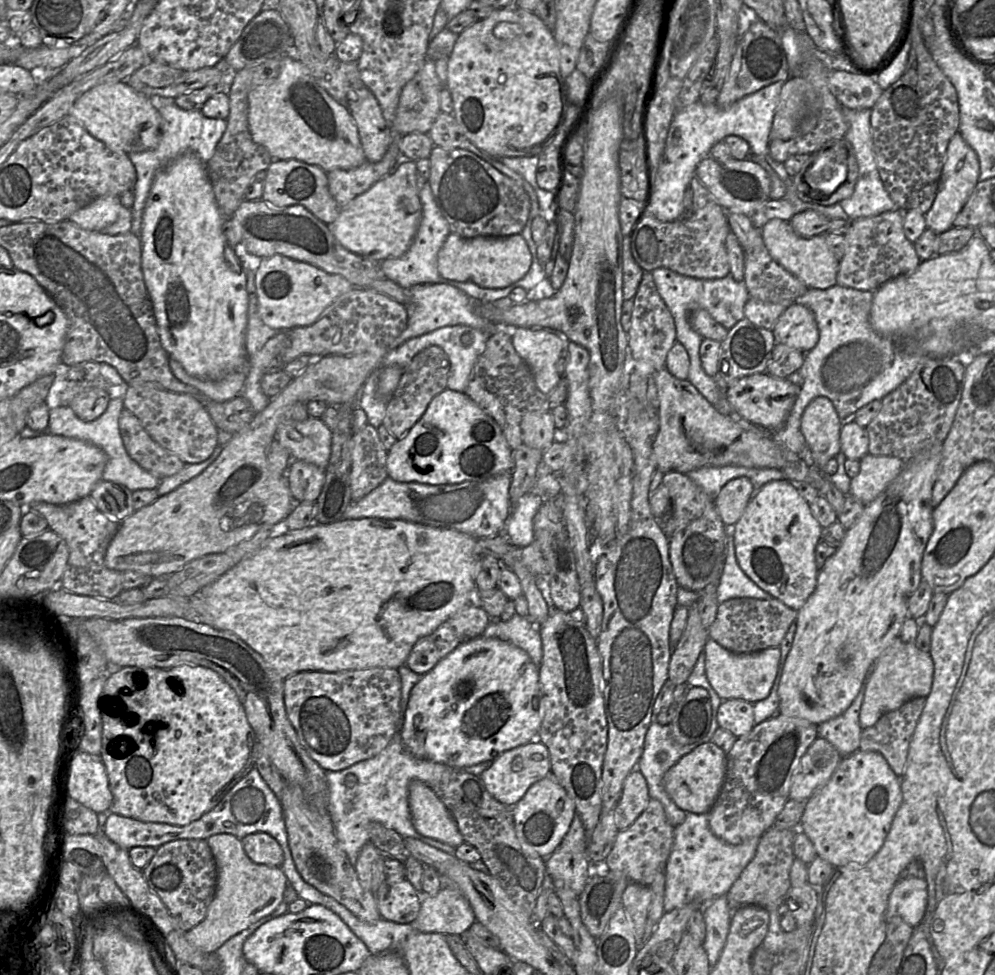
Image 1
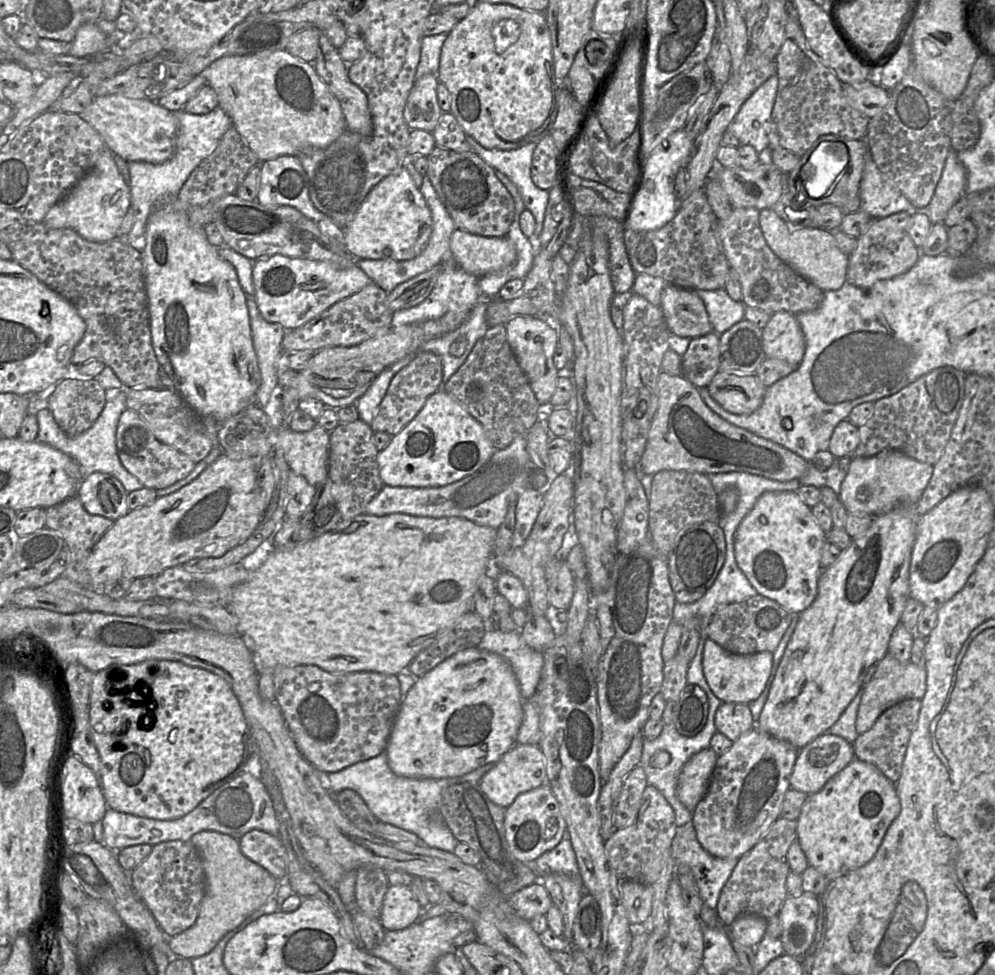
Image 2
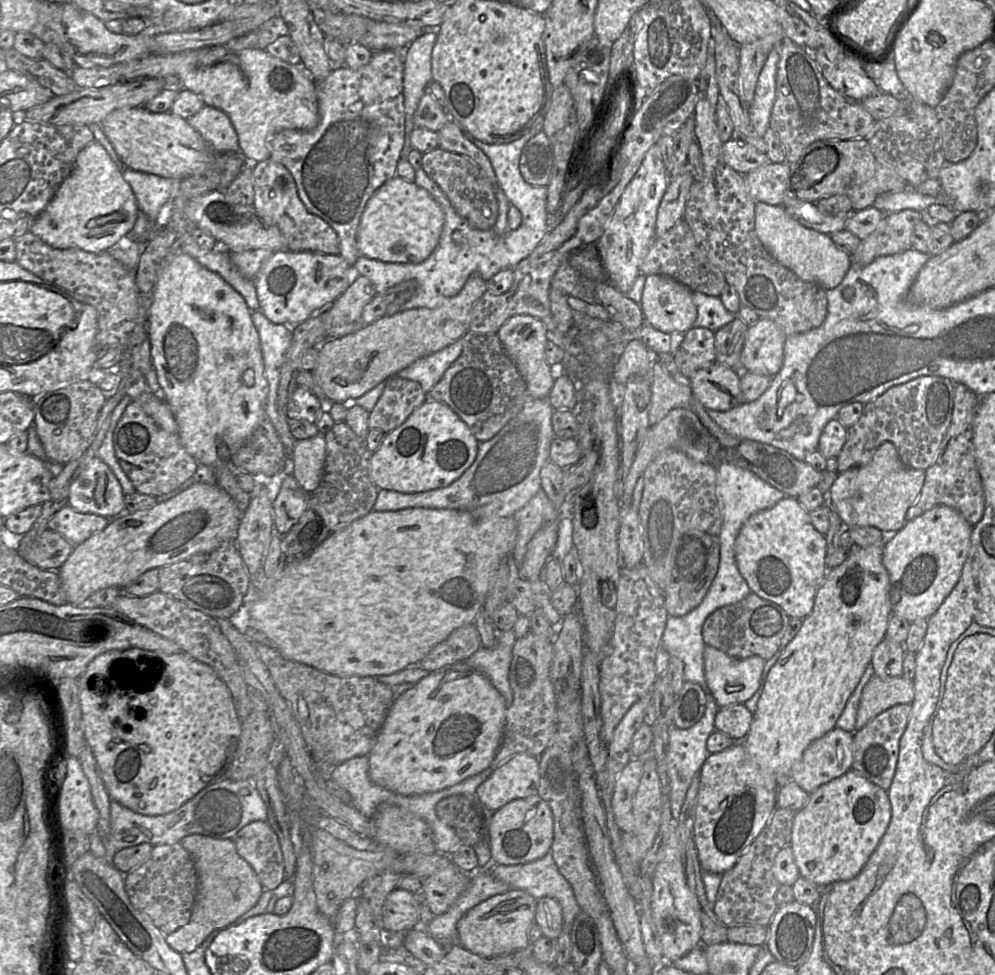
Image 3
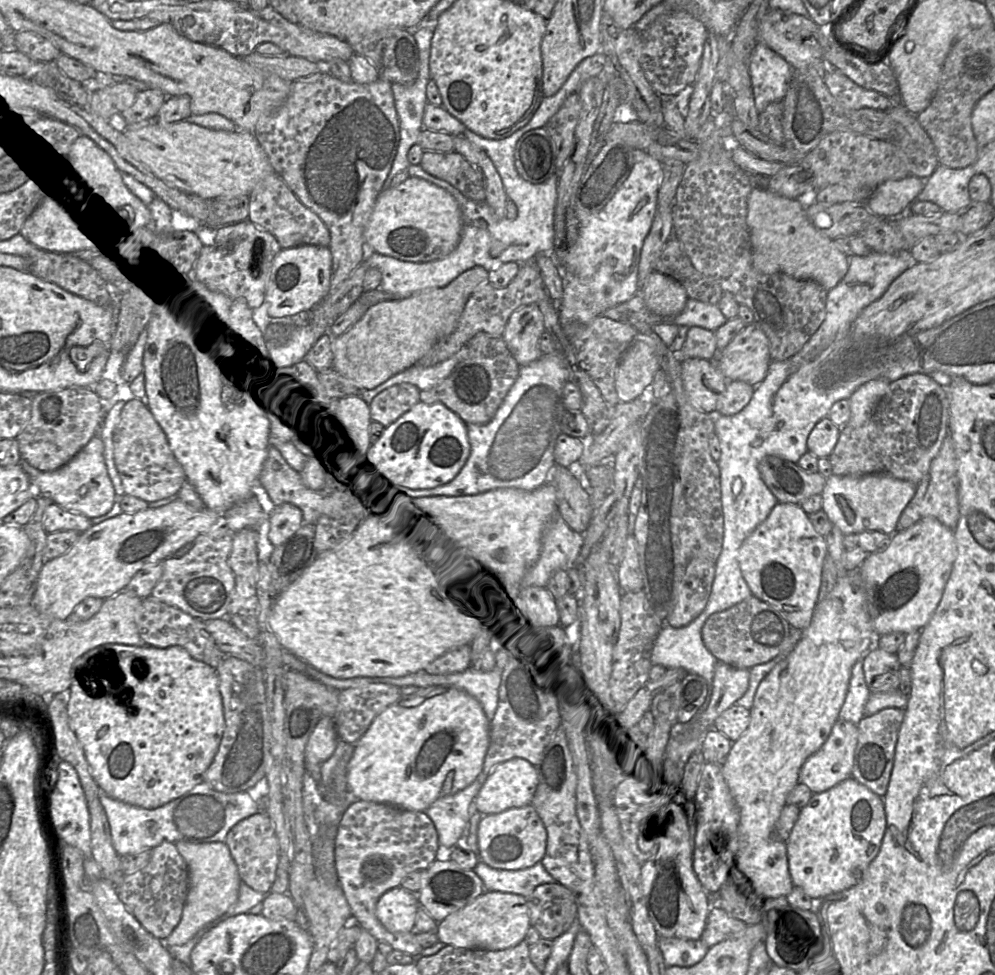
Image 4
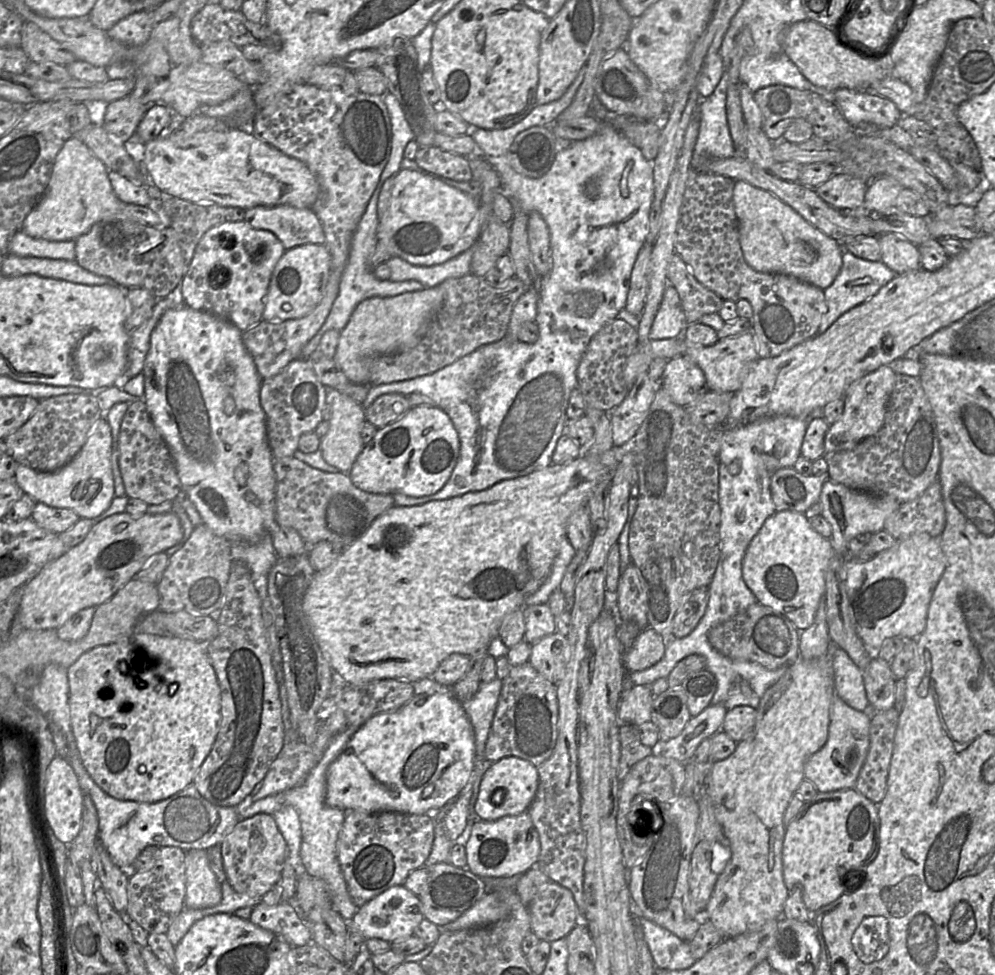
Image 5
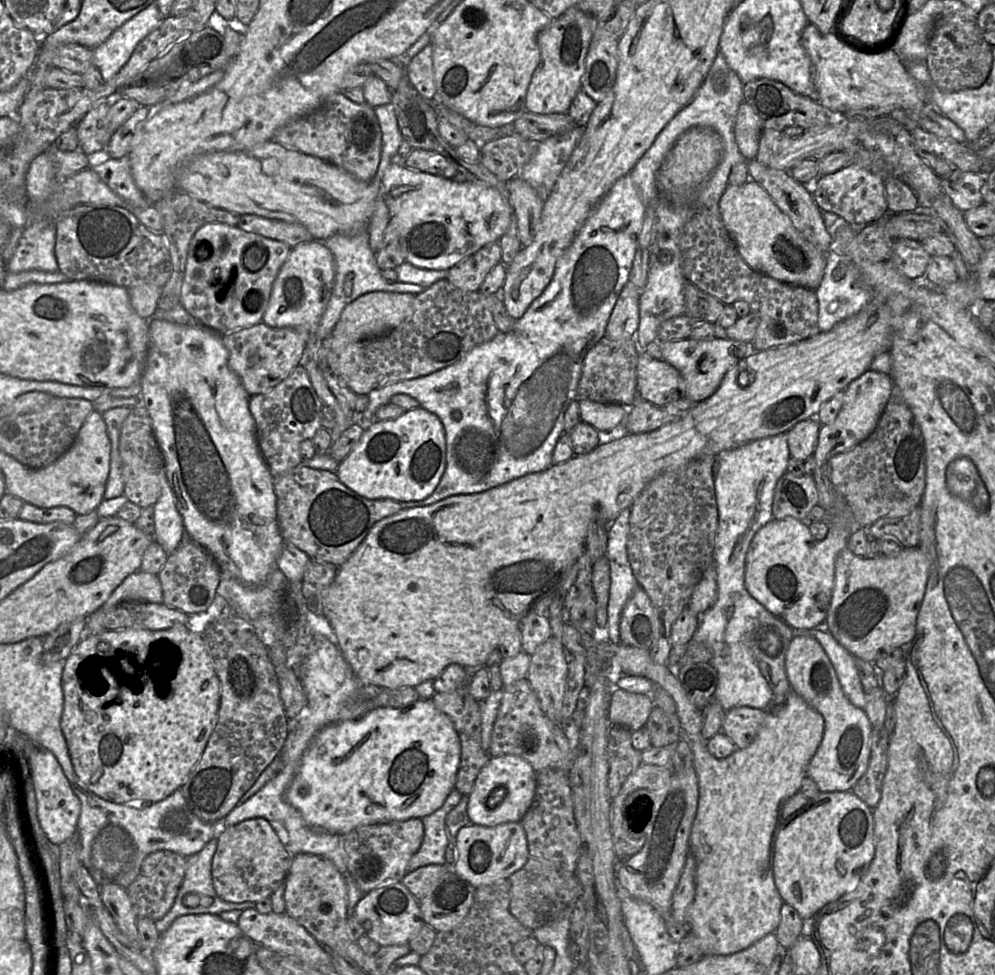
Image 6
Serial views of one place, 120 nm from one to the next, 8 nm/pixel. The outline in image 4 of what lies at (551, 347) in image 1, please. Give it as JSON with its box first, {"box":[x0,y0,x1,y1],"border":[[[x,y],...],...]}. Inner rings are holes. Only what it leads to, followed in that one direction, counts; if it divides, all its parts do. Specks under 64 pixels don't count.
{"box":[502,304,544,366],"border":[[[536,304],[522,306],[511,314],[502,339],[519,366],[529,364],[543,354],[538,341],[544,331],[543,315]]]}

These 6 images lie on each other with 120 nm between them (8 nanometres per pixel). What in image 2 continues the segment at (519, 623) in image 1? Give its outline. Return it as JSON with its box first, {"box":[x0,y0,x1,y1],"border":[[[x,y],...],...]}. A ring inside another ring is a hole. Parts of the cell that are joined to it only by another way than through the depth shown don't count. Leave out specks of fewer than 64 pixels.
{"box":[476,629,543,699],"border":[[[498,629],[486,630],[476,647],[505,658],[516,675],[521,697],[528,699],[533,696],[541,678],[543,652],[528,646],[519,629],[512,632],[502,632]]]}

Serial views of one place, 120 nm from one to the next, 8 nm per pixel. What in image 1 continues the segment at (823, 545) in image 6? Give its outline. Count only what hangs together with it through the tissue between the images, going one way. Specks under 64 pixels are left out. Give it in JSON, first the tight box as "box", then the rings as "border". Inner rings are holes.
{"box":[731,481,822,612],"border":[[[770,481],[756,490],[742,516],[731,529],[737,562],[758,587],[798,612],[817,585],[819,569],[815,551],[817,544],[822,540],[822,529],[811,512],[810,504],[799,494],[791,481]]]}

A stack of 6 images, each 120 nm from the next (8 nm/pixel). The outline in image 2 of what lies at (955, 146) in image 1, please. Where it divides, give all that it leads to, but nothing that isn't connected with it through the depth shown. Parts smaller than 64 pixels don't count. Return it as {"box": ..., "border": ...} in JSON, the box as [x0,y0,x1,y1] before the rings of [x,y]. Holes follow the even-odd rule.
{"box":[926,149,966,223],"border":[[[950,149],[941,178],[926,213],[932,222],[943,223],[948,211],[966,194],[966,170],[957,153]]]}

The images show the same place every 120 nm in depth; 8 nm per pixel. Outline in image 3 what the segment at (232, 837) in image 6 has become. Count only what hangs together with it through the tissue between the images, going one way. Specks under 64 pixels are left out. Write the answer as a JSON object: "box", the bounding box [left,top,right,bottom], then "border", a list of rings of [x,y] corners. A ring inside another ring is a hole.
{"box":[234,821,285,890],"border":[[[254,821],[234,837],[238,854],[255,871],[263,889],[273,890],[285,880],[279,839],[267,821]]]}

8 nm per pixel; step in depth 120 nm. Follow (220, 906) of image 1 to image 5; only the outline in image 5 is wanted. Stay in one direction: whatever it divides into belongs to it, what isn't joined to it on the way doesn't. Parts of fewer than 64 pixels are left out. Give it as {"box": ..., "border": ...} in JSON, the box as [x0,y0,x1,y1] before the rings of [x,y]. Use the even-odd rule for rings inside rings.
{"box":[184,850,222,909],"border":[[[207,850],[186,852],[186,892],[184,906],[192,909],[217,905],[222,898],[221,885],[213,873]]]}

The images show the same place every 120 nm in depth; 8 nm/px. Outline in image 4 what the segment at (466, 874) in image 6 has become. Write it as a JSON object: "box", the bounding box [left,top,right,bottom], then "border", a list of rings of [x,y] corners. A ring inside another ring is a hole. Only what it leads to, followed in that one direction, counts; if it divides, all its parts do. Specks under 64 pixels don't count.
{"box":[478,804,546,870],"border":[[[531,804],[484,816],[478,826],[478,857],[492,868],[504,870],[529,868],[542,860],[546,844],[546,828]]]}

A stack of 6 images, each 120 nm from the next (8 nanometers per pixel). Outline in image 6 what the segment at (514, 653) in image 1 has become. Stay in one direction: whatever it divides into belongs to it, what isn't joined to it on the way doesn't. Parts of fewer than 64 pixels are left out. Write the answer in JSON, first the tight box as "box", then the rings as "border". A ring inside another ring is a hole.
{"box":[285,698,461,835],"border":[[[419,698],[407,707],[375,707],[358,719],[332,723],[319,730],[304,752],[297,773],[285,797],[310,826],[322,828],[339,835],[344,835],[360,826],[403,821],[410,818],[423,818],[439,809],[447,796],[454,790],[460,757],[461,744],[454,725],[445,713],[435,707],[431,698]]]}

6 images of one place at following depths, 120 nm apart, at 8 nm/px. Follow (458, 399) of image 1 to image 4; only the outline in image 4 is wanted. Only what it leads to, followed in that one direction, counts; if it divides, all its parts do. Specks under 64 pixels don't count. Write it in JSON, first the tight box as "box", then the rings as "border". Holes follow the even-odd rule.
{"box":[361,402,470,491],"border":[[[419,402],[384,429],[379,441],[370,448],[361,476],[378,491],[429,491],[452,481],[465,465],[470,450],[467,425],[457,414],[441,403]]]}

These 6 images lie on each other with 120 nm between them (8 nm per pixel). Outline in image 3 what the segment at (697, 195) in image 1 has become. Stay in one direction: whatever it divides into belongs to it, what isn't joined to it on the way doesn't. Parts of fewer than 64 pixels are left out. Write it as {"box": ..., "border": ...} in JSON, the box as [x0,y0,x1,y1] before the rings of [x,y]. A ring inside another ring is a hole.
{"box":[639,218,727,297],"border":[[[683,218],[663,236],[655,238],[639,269],[640,273],[645,275],[668,276],[684,284],[692,292],[709,296],[720,297],[727,284],[724,273],[709,260],[704,250],[697,244],[689,225]]]}

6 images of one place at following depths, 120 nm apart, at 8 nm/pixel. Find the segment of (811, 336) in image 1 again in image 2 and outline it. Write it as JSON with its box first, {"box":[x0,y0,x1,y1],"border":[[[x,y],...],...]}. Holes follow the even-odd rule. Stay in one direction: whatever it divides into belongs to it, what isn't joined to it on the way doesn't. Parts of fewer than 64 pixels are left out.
{"box":[762,311,805,365],"border":[[[781,311],[771,315],[762,329],[766,358],[799,365],[805,353],[805,338],[796,315]]]}

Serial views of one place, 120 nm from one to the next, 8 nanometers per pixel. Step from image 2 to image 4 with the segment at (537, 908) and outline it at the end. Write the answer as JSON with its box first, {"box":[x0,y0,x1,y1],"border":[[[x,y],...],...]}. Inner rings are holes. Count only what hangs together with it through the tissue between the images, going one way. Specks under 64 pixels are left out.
{"box":[437,891,530,950],"border":[[[486,891],[451,913],[437,927],[438,942],[465,949],[504,950],[524,941],[530,927],[527,898],[518,894]]]}

